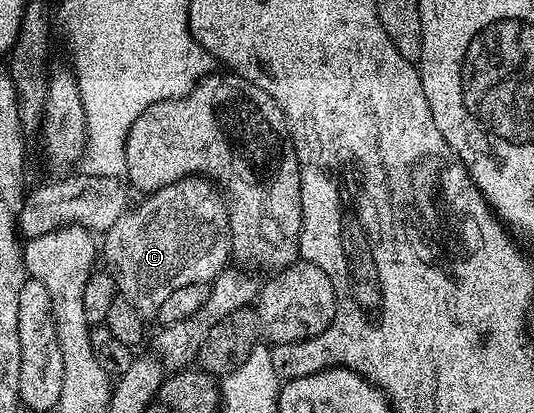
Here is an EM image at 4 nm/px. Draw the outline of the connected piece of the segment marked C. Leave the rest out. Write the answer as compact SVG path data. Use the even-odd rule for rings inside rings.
M188 176L185 180L179 180L170 186L160 188L157 192L153 192L147 198L141 200L144 201L137 208L135 205L125 216L118 218L118 222L114 222L114 226L110 226L108 232L103 233L102 256L103 259L104 256L108 259L109 265L107 264L107 267L112 275L116 277L116 287L119 295L128 299L137 308L142 317L149 318L149 316L155 317L159 313L162 302L166 302L166 298L170 298L170 294L174 294L174 290L182 290L182 286L208 284L217 274L224 271L229 263L232 250L232 227L228 224L228 205L219 187L202 176Z

